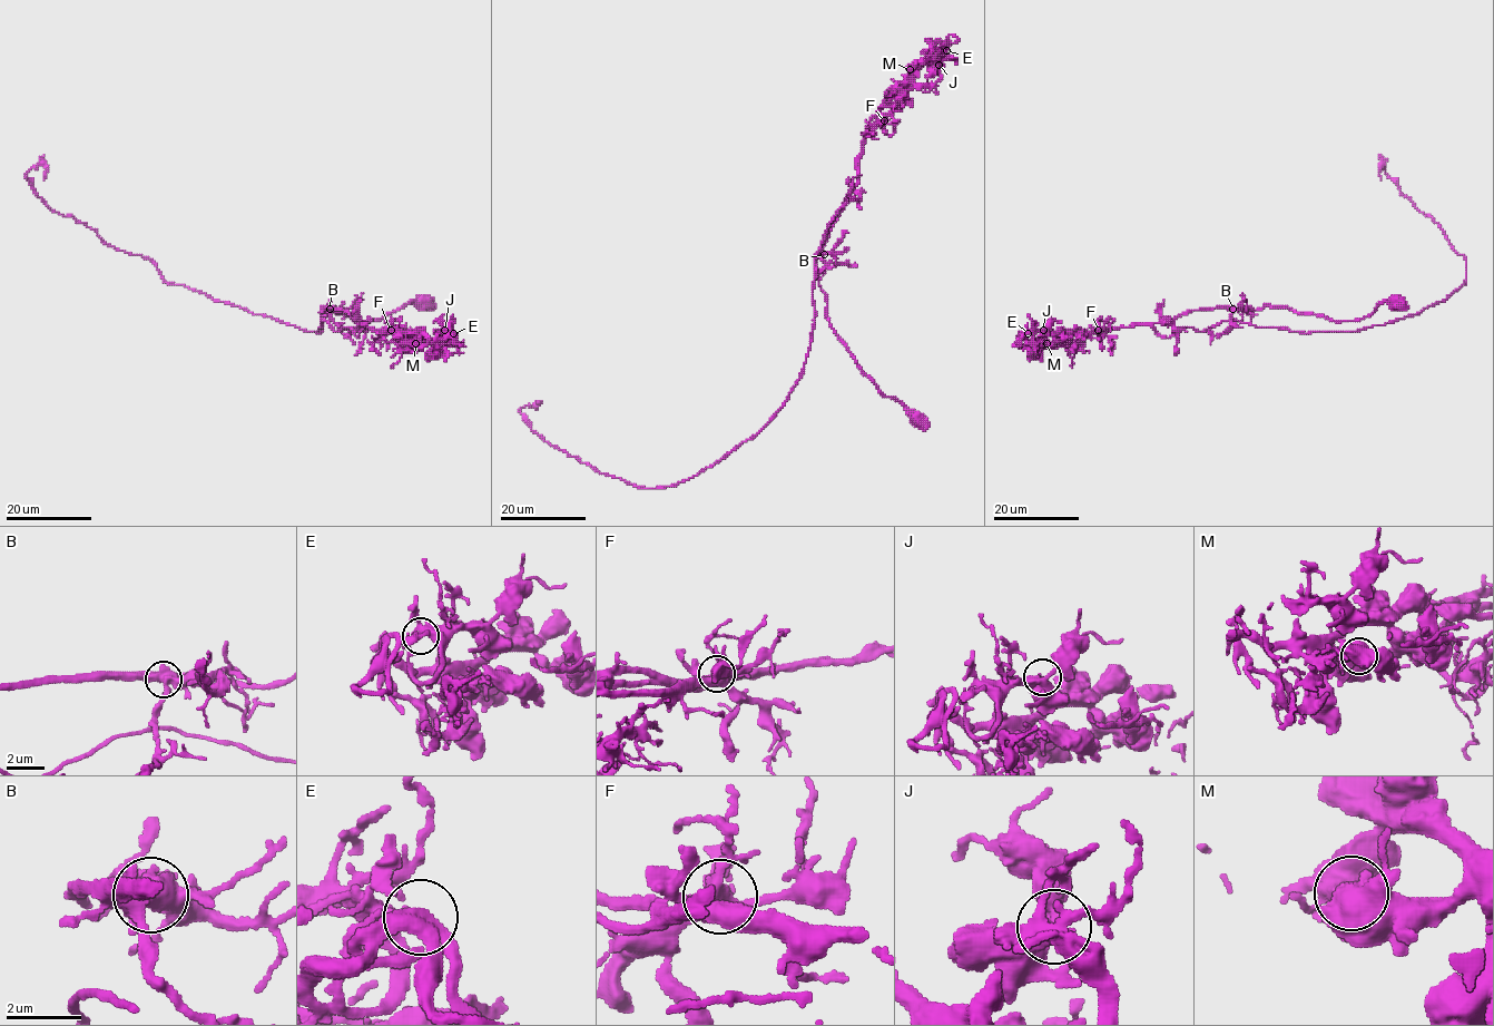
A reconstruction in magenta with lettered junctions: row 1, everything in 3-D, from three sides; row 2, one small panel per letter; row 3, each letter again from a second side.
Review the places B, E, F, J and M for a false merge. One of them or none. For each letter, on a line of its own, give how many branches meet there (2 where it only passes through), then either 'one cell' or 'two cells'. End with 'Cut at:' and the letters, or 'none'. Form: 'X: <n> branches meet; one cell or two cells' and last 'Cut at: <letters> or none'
B: 3 branches meet; one cell
E: 2 branches meet; one cell
F: 7 branches meet; one cell
J: 3 branches meet; one cell
M: 3 branches meet; two cells
Cut at: M

